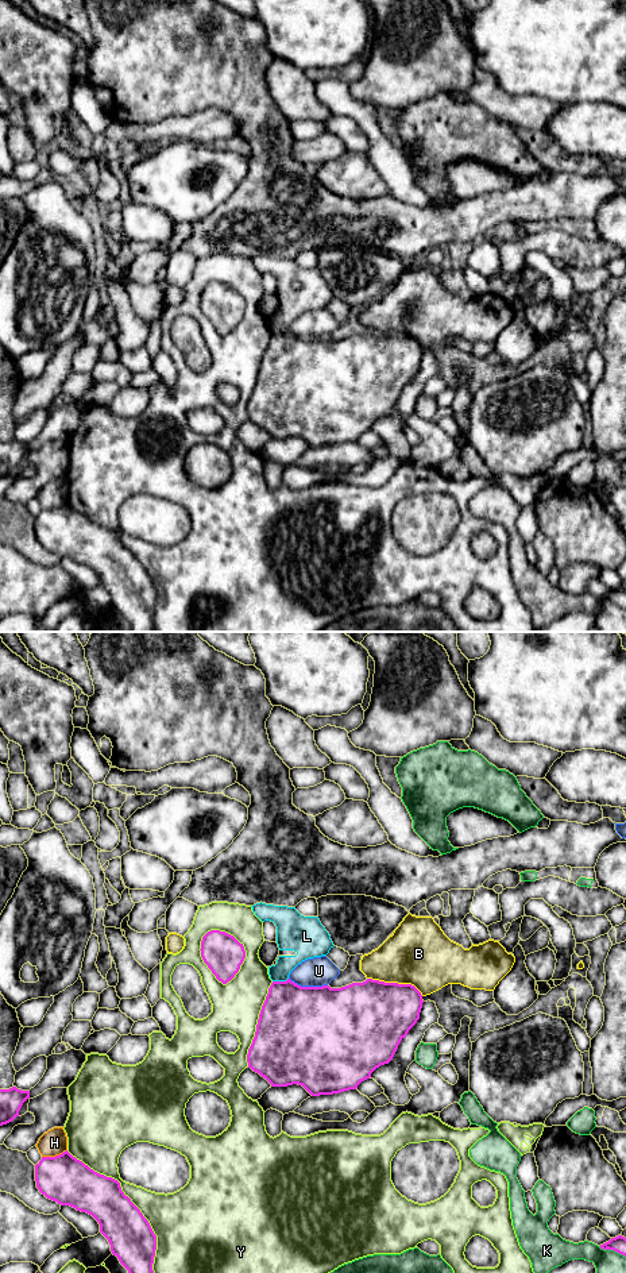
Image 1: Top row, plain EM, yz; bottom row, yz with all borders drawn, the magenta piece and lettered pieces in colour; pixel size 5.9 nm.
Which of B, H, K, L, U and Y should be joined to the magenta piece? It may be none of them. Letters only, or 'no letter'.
U

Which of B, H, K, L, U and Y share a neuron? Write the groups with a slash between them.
B / H / K / L / U / Y

